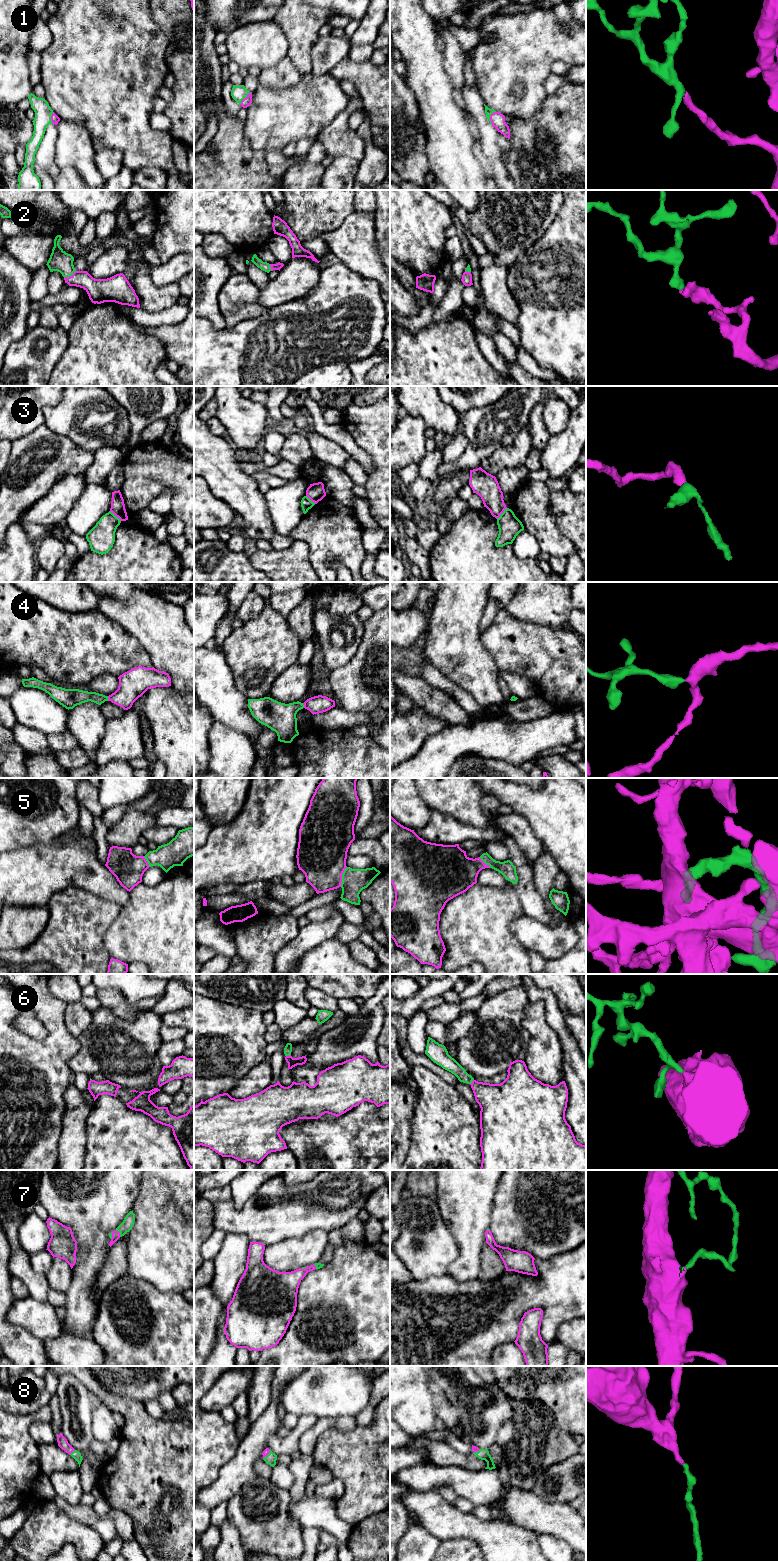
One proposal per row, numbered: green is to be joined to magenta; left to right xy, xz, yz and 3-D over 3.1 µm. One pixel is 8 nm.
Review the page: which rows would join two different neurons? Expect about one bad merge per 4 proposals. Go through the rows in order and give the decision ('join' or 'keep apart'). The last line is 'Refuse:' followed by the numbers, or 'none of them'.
1: join
2: join
3: keep apart
4: join
5: join
6: join
7: join
8: join
Refuse: 3

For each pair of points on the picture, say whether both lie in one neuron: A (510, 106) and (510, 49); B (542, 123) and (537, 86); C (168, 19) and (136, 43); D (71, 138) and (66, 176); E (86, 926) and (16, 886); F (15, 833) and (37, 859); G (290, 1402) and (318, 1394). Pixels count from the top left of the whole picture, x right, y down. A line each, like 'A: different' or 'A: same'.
A: same
B: different
C: different
D: different
E: different
F: different
G: same

